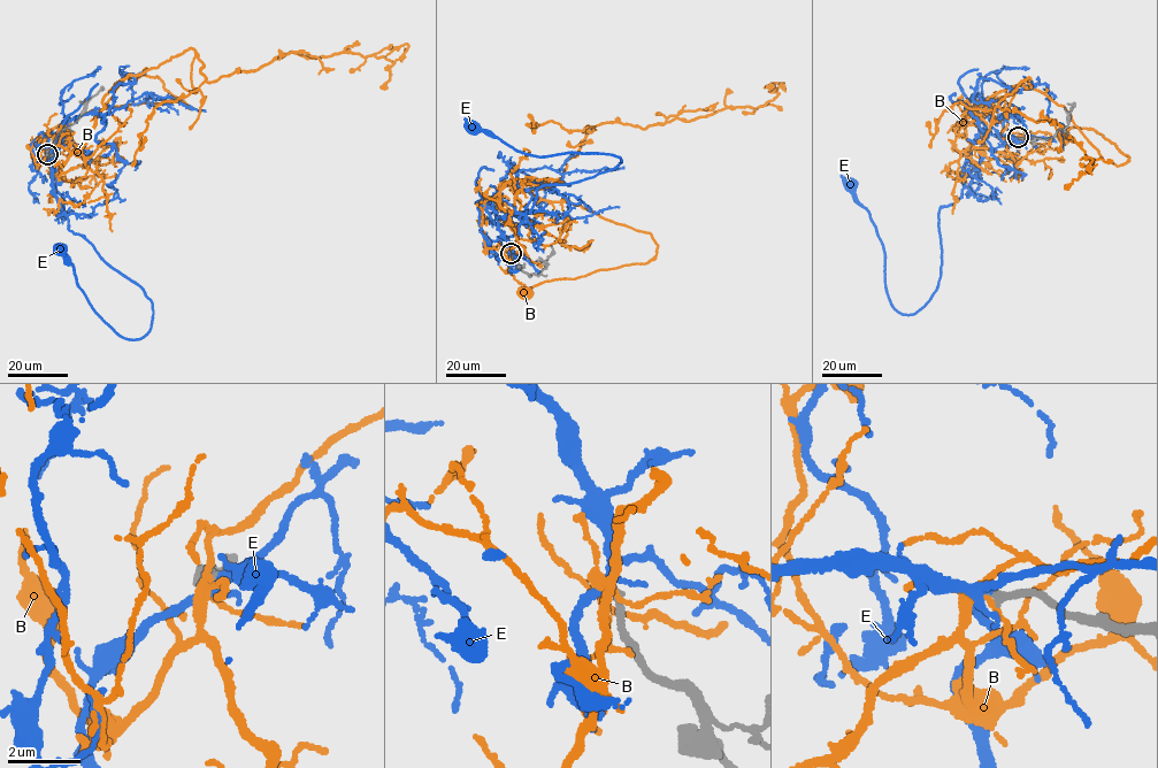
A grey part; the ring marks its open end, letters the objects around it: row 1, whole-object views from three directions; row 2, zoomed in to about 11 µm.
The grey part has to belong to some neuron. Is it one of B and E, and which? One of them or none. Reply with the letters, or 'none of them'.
E

